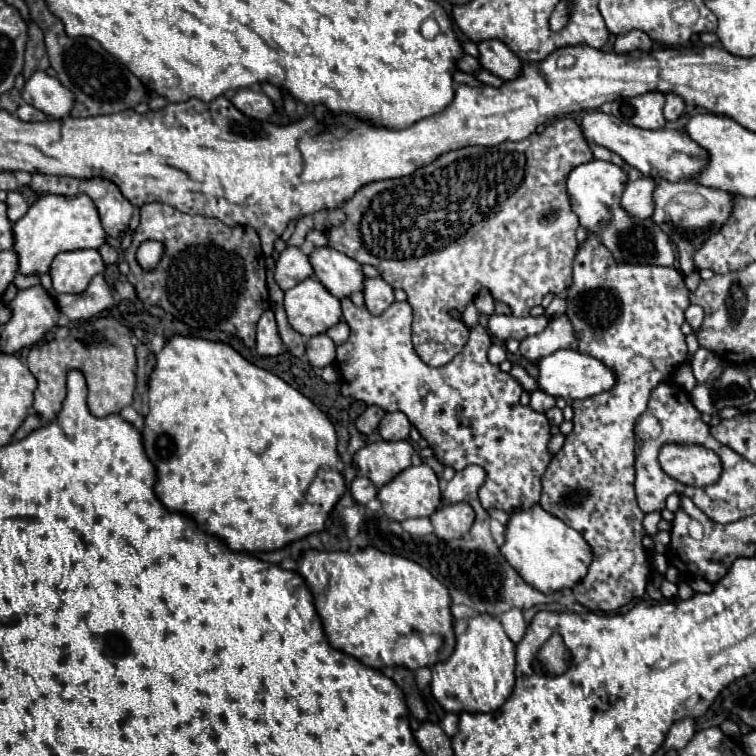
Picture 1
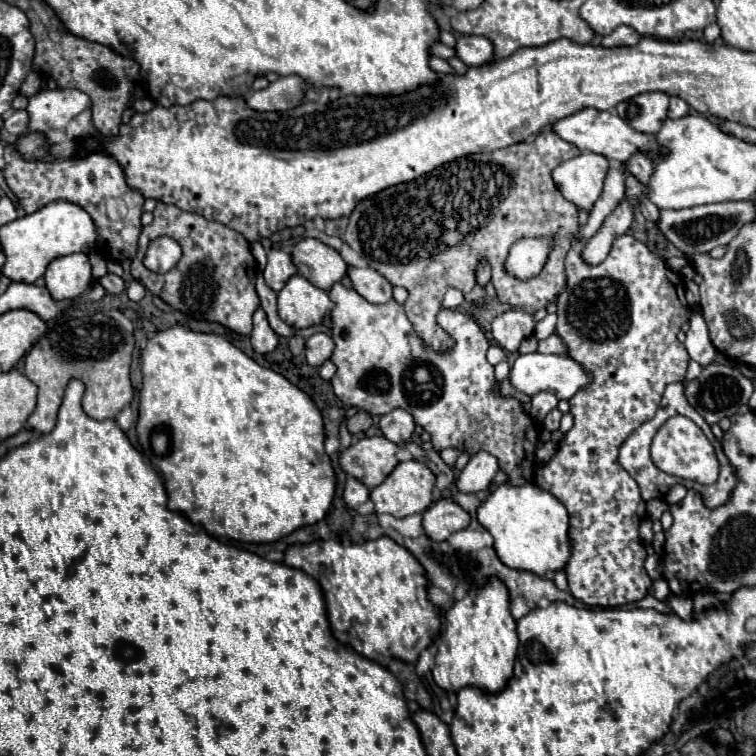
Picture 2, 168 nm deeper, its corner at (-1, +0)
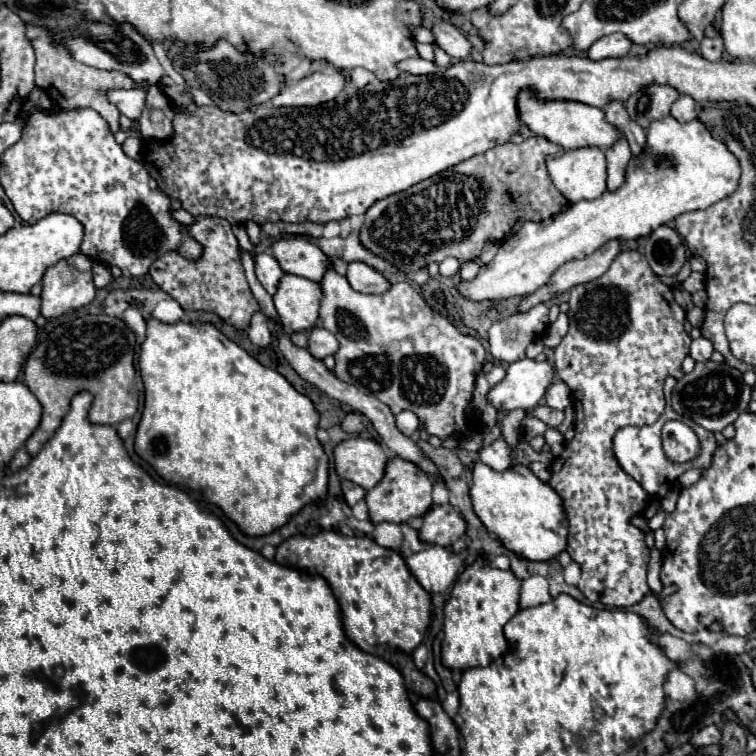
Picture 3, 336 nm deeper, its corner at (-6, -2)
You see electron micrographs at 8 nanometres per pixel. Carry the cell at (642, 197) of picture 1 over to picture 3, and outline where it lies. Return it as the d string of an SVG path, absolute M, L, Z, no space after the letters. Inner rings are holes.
M608 241L600 249L596 249L596 253L592 253L588 257L582 257L582 259L576 259L576 261L564 263L550 277L550 281L542 289L538 289L536 293L528 295L520 303L520 311L528 311L536 303L542 303L546 299L550 299L556 293L570 291L570 287L574 287L578 283L588 283L588 281L604 275L618 253L620 253L620 241Z

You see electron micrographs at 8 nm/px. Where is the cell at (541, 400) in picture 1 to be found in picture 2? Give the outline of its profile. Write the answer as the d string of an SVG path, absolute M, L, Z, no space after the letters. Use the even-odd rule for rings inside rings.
M549 391L537 393L537 395L531 399L531 417L541 425L543 419L545 419L545 415L547 415L551 409L555 409L557 403L559 403L559 399L557 399L553 393L549 393Z

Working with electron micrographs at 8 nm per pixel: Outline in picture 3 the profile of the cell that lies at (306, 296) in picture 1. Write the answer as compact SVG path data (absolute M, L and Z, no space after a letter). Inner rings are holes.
M284 275L274 295L274 305L288 335L310 331L318 321L322 289L318 283L296 275Z

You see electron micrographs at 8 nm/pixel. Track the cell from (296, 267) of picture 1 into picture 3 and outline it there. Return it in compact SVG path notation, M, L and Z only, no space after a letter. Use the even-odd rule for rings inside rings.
M260 253L256 255L256 277L258 281L264 285L264 289L274 295L278 285L280 285L280 277L284 277L284 271L280 269L280 263L276 261L276 257L272 257L272 253Z

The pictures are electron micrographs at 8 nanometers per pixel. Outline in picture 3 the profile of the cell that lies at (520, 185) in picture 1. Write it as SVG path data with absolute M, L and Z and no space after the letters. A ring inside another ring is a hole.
M528 137L520 145L502 143L486 151L484 155L474 155L472 159L466 159L452 169L420 181L408 191L376 201L366 211L364 225L360 229L360 243L364 249L382 257L402 273L420 271L430 263L440 263L444 257L456 257L460 263L478 259L486 243L504 243L512 233L520 229L526 219L542 221L568 207L568 201L554 187L546 171L546 159L556 157L562 151L564 149L560 145L548 141L546 137Z

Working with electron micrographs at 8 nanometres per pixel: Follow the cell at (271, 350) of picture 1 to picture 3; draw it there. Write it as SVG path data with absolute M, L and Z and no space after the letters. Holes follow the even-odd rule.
M262 311L254 313L254 317L250 321L250 327L248 327L248 337L258 347L268 347L272 343L270 321L268 321L268 317Z

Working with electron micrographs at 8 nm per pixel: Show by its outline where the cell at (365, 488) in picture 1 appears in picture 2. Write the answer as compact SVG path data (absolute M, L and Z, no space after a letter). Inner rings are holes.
M347 477L343 499L345 499L345 503L347 503L351 509L357 509L359 505L363 505L363 503L369 499L369 489L363 487L363 483L359 483L357 479Z

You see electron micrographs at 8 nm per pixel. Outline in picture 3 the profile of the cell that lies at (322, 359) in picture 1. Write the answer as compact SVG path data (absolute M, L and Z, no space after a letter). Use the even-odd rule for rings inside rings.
M314 327L308 335L308 351L316 359L324 359L326 355L334 355L338 351L338 339L324 327Z

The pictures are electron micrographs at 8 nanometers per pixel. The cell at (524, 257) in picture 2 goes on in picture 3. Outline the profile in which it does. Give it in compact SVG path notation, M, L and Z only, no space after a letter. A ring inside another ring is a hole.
M666 117L664 121L652 121L646 129L646 151L642 159L632 161L630 171L626 171L626 183L610 193L606 191L602 197L592 201L580 201L570 205L564 213L558 213L556 217L544 219L540 223L526 221L522 229L512 235L508 241L504 241L496 253L496 257L480 267L478 277L472 283L460 283L460 291L472 299L472 301L484 301L484 299L506 299L514 295L528 295L536 289L544 287L550 279L550 275L572 259L582 259L590 253L594 253L598 247L602 247L610 239L638 239L650 235L658 225L664 225L672 219L676 219L682 213L698 211L714 205L716 201L722 201L724 197L730 197L740 183L740 163L728 147L714 139L712 133L704 127L700 119L680 123L674 117Z

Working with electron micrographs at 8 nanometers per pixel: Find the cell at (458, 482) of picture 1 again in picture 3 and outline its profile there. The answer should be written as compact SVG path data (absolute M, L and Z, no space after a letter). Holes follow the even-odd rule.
M498 439L496 443L492 443L490 447L484 447L480 453L478 453L478 459L488 465L490 469L496 469L496 471L504 471L508 469L512 463L510 463L510 447L506 445L504 439Z

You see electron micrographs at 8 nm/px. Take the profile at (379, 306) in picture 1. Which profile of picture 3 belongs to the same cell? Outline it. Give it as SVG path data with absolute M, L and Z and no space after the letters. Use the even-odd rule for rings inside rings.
M358 261L348 263L346 279L352 285L352 289L360 291L360 293L378 293L378 295L382 295L390 289L388 279L380 271L368 267L366 263L358 263Z

